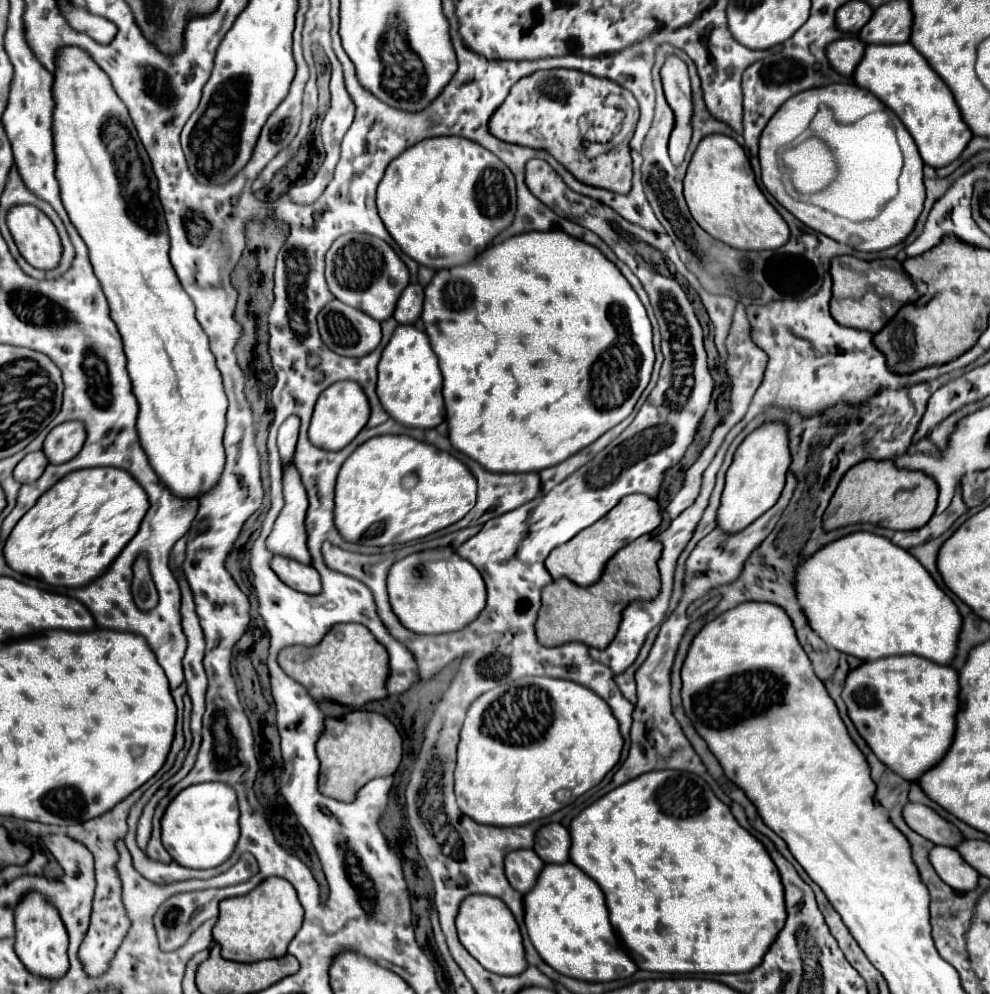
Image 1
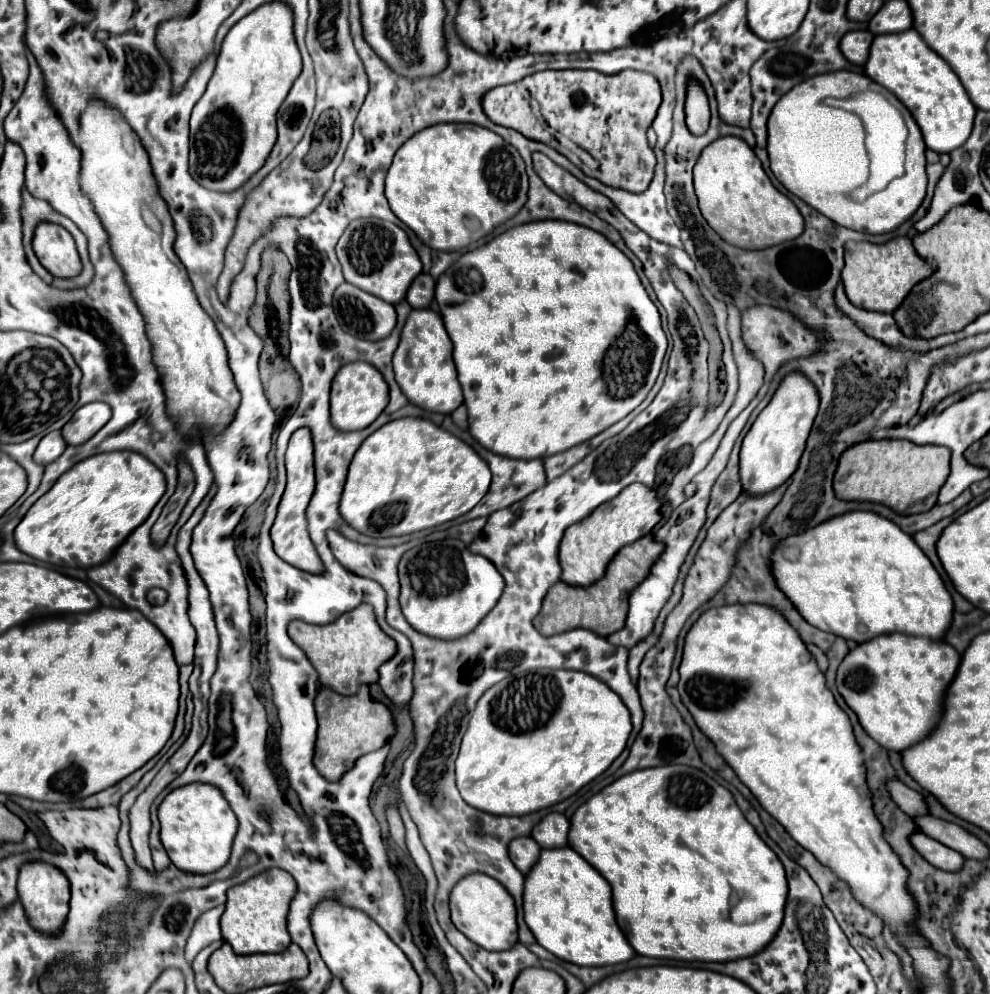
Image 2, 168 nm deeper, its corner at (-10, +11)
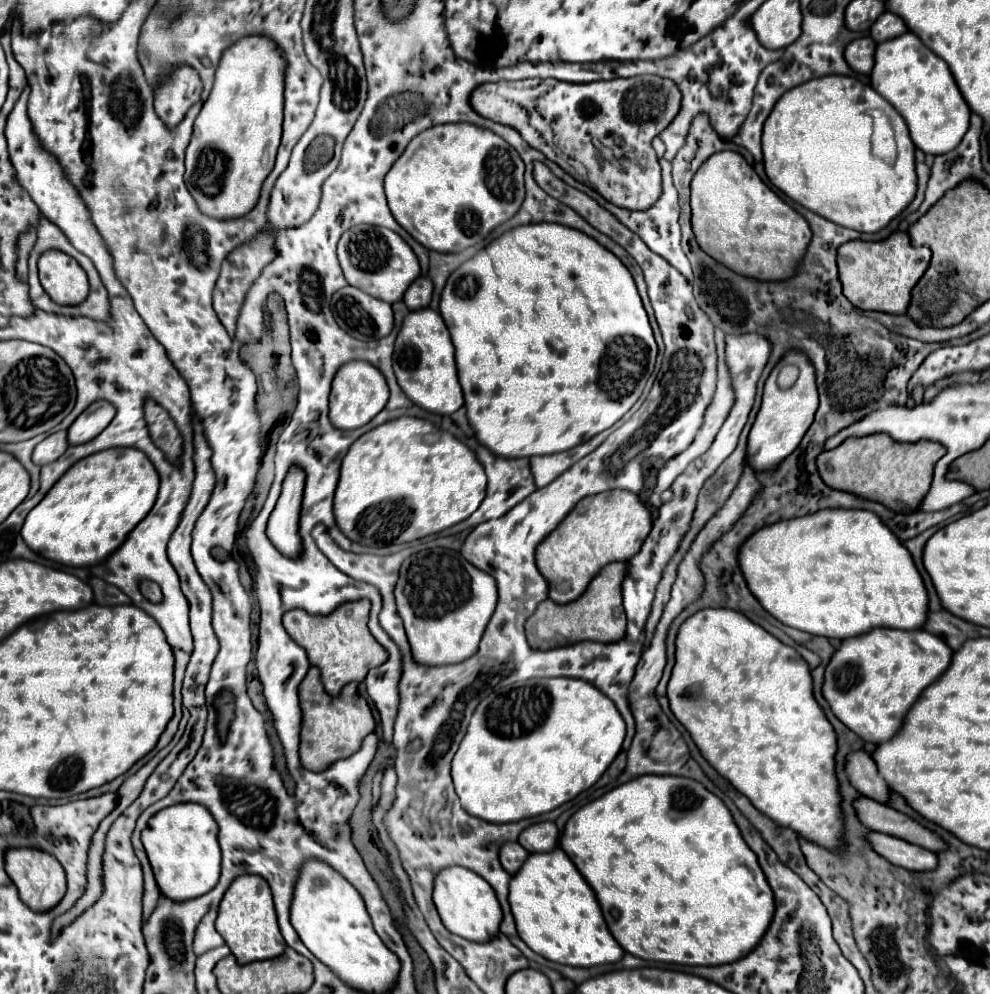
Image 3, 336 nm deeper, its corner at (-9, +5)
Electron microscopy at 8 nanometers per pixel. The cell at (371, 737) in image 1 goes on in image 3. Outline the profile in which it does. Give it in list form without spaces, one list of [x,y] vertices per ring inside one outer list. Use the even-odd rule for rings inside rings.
[[[315,666],[309,668],[301,690],[301,708],[303,708],[303,728],[301,728],[301,764],[313,772],[327,770],[335,760],[343,760],[357,752],[367,734],[375,732],[373,712],[363,696],[357,694],[357,684],[351,682],[343,688],[343,692],[333,698],[325,692],[319,670]]]

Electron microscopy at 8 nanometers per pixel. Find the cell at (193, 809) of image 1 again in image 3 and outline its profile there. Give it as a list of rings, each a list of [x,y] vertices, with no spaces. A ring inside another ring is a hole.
[[[195,802],[173,804],[149,820],[141,834],[141,842],[147,850],[161,894],[173,900],[189,900],[209,892],[217,884],[221,874],[221,848],[217,834],[219,826],[211,812]]]

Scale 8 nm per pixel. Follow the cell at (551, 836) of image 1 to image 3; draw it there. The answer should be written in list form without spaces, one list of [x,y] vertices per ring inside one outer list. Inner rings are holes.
[[[555,822],[533,824],[521,832],[519,844],[529,852],[551,852],[559,844],[559,830]]]

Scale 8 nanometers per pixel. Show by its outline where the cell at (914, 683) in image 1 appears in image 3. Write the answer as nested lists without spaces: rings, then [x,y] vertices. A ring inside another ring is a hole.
[[[875,628],[867,634],[849,638],[841,642],[841,648],[833,654],[827,670],[825,670],[825,684],[823,696],[829,702],[835,716],[857,736],[871,744],[883,744],[899,732],[903,726],[903,716],[907,716],[907,708],[915,704],[919,692],[933,684],[939,676],[943,676],[943,668],[951,662],[953,650],[943,644],[941,638],[925,632],[925,630],[891,630],[891,628]]]

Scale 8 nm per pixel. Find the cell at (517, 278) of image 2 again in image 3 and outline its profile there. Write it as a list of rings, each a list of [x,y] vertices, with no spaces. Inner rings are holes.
[[[561,224],[519,226],[495,238],[483,252],[479,252],[475,258],[461,264],[447,278],[447,284],[443,288],[441,302],[439,302],[439,312],[451,332],[451,342],[455,346],[455,362],[457,362],[459,382],[465,394],[465,408],[467,408],[469,424],[479,444],[489,448],[495,456],[503,456],[503,458],[549,456],[555,452],[571,450],[583,440],[585,442],[591,440],[595,434],[611,428],[617,420],[623,418],[623,414],[639,400],[649,376],[655,370],[657,342],[655,342],[647,312],[643,308],[643,302],[641,302],[641,296],[637,292],[631,272],[615,254],[603,248],[597,240]]]

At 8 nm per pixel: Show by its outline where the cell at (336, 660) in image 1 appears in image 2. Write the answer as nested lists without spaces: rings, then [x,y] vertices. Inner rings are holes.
[[[360,604],[324,626],[292,620],[288,624],[288,636],[306,652],[320,676],[320,682],[344,696],[356,694],[360,684],[376,682],[378,666],[396,654],[396,642],[392,642],[392,638],[380,630],[370,604]]]

